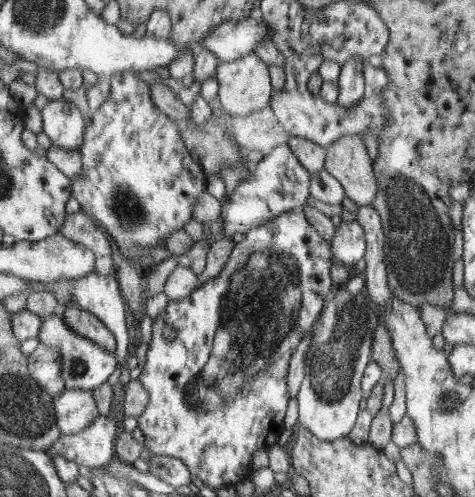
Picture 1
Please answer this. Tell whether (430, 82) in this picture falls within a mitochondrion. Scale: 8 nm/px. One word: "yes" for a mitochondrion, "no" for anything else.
no

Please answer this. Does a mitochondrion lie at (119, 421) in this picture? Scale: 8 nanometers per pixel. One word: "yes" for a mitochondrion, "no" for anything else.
no

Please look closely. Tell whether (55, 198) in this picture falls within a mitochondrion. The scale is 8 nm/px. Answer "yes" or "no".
no

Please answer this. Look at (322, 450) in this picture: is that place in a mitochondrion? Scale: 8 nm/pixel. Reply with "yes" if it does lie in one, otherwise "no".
no

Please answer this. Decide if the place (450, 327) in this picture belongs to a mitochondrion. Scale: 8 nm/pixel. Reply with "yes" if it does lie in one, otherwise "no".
no

